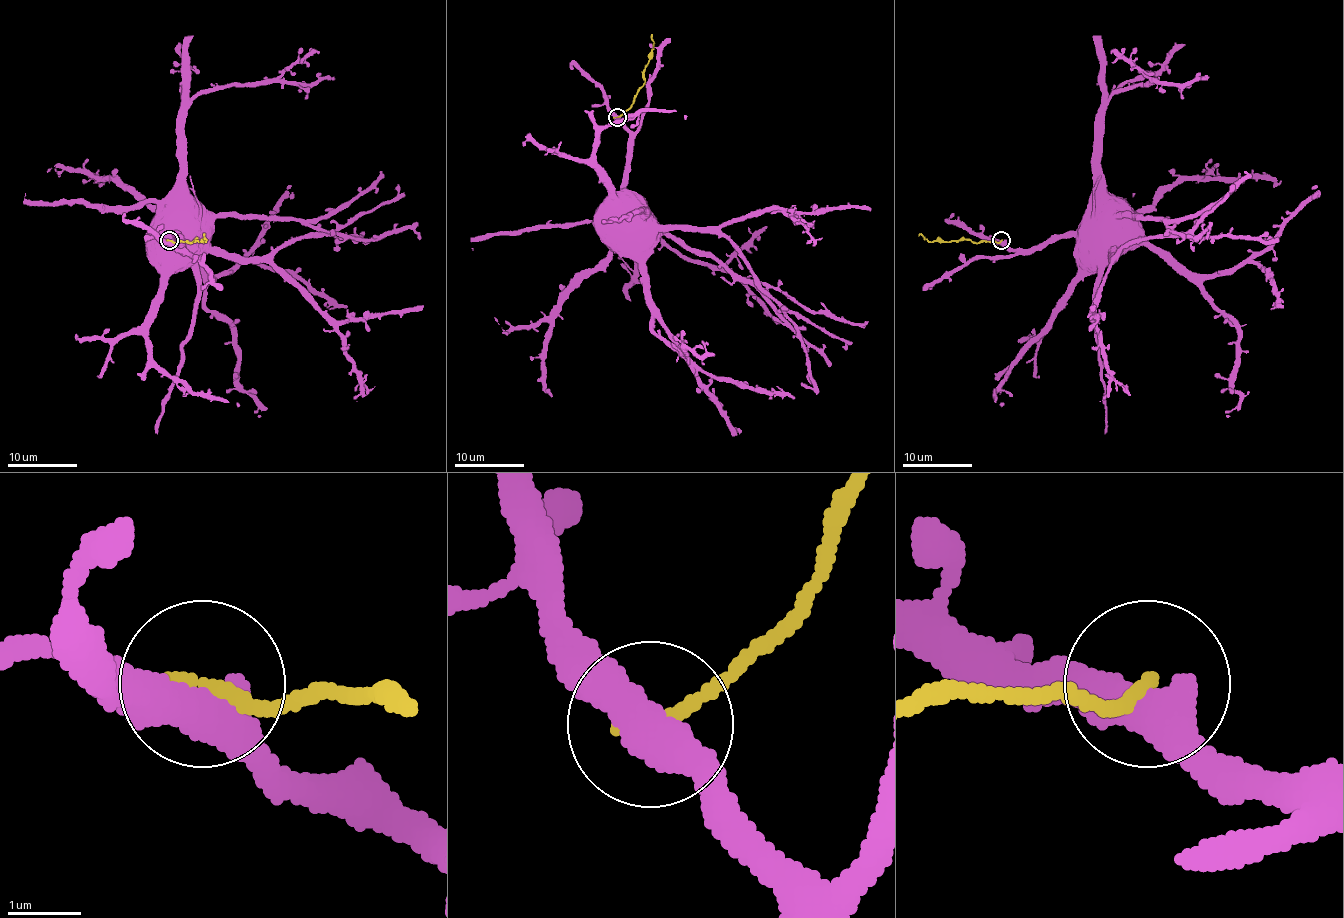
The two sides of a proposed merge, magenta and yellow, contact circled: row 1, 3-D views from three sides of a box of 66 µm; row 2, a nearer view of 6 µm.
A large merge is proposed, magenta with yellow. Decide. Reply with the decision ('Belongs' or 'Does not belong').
Does not belong

